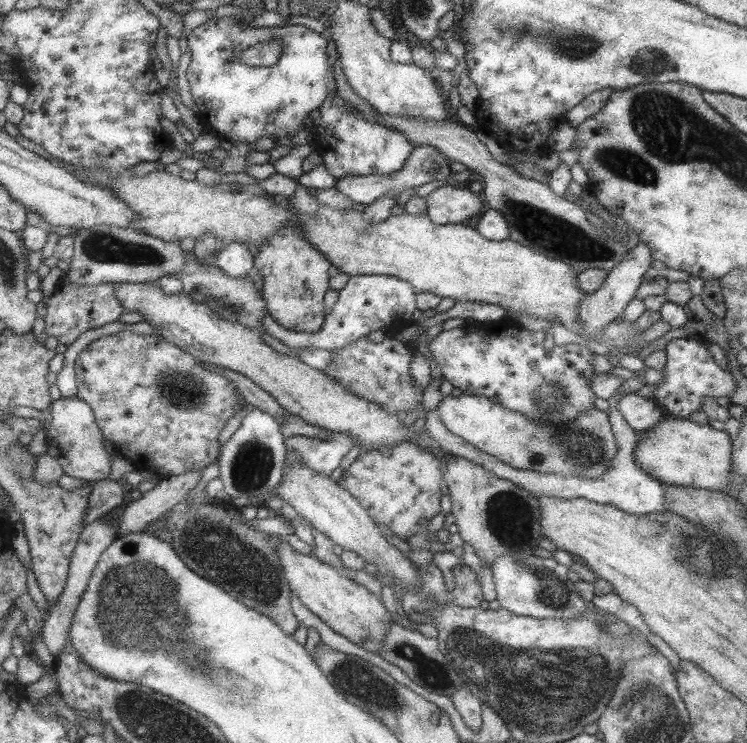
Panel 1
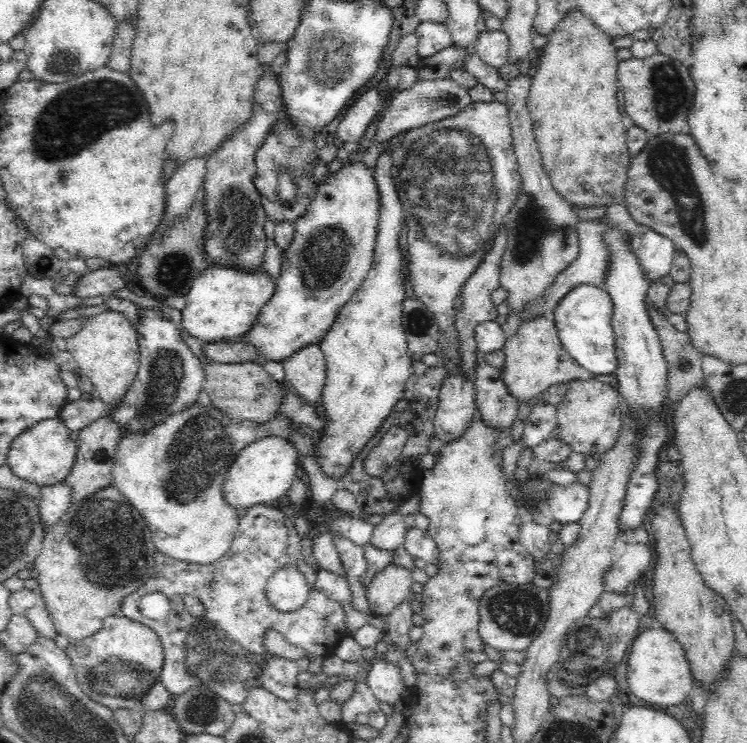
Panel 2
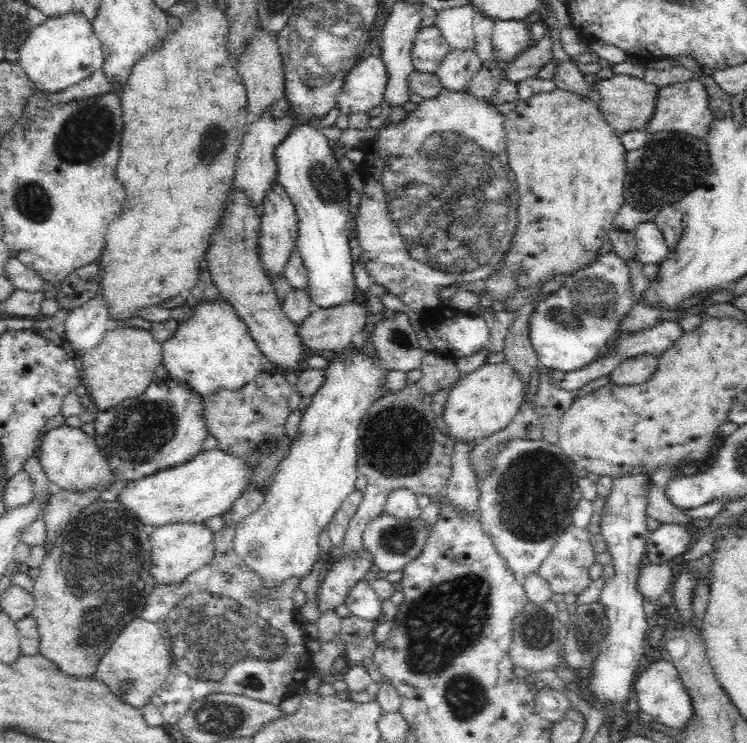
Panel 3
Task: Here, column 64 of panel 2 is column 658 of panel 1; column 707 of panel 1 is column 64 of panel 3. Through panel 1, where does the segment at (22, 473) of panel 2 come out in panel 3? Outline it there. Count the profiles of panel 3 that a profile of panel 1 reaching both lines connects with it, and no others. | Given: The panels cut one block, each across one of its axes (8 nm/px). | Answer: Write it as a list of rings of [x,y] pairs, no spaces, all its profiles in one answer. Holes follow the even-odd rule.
[[[65,424],[50,430],[42,437],[42,455],[39,460],[48,480],[60,491],[68,493],[86,492],[87,489],[106,490],[114,484],[114,471],[104,457],[94,436],[76,427]]]

